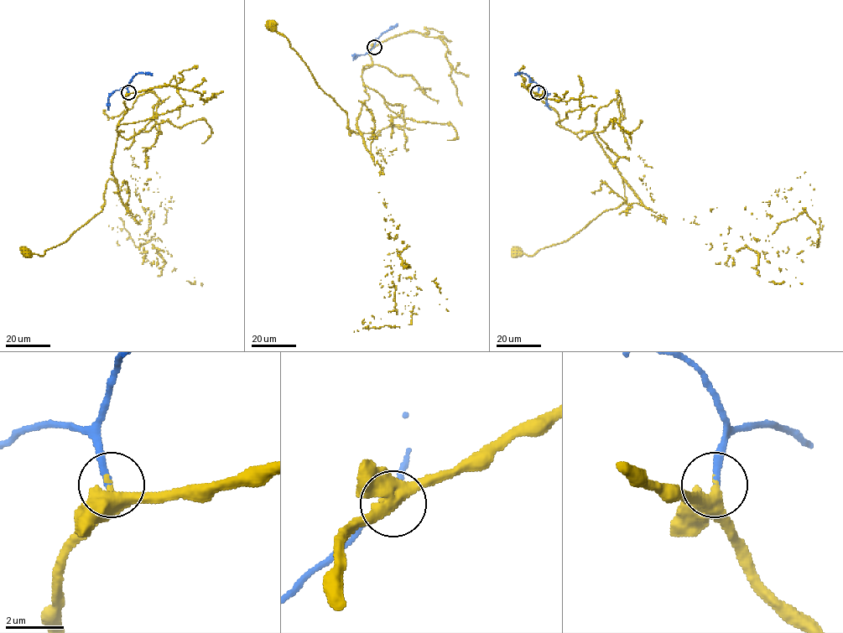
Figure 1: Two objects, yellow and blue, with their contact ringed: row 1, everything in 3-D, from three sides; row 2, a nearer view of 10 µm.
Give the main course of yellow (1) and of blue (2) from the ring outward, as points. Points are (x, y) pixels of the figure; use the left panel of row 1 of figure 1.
1: (128, 92), (102, 208), (43, 256), (26, 254)
2: (128, 92), (130, 80), (137, 73), (152, 75)

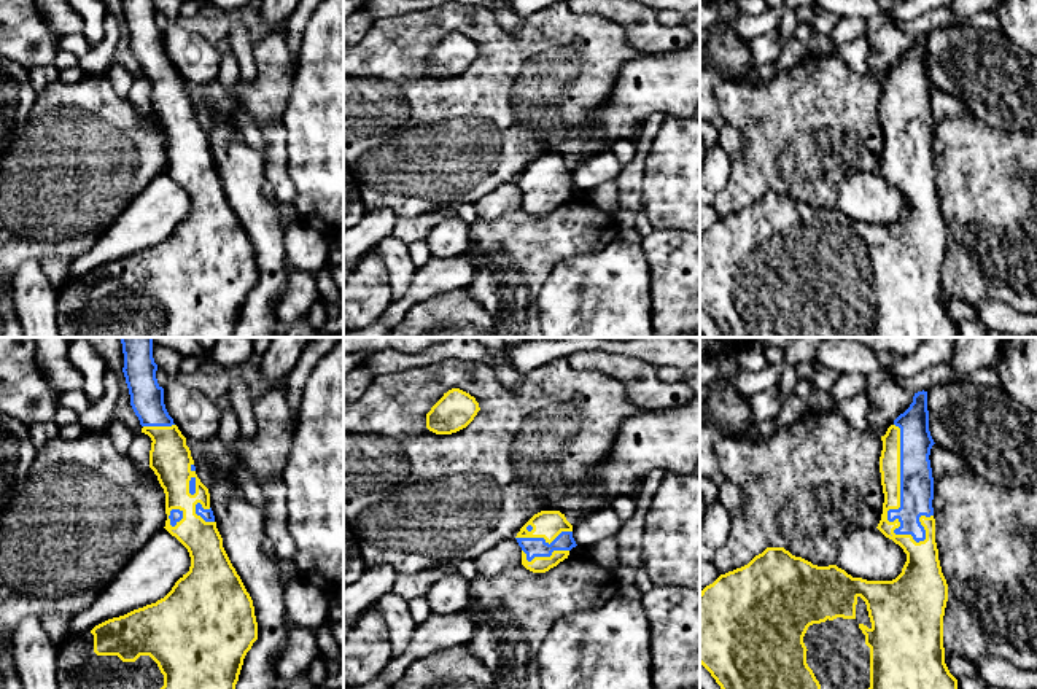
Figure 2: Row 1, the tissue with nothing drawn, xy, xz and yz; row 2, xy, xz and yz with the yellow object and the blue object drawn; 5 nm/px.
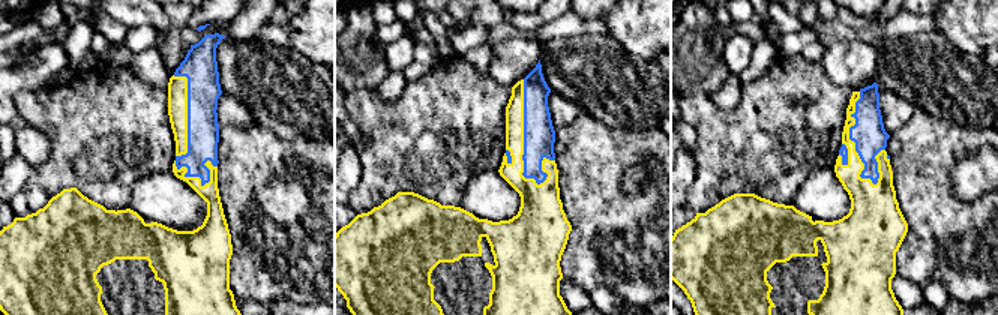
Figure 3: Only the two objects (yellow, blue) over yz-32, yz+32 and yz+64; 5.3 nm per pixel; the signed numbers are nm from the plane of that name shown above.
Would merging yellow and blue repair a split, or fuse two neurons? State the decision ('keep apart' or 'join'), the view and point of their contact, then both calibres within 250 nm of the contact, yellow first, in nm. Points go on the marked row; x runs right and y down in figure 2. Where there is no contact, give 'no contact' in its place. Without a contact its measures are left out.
join | yz (899, 497) | 110/180 nm

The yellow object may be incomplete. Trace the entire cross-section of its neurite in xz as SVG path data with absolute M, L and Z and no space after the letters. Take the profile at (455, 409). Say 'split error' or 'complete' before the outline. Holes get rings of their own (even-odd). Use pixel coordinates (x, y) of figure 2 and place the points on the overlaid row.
complete; M452 388L426 414L426 428L436 434L452 434L466 428L479 411L474 396Z

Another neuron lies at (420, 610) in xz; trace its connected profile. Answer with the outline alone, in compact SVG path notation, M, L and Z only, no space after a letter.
M420 597L417 600L409 600L412 619L417 624L421 624L431 616L431 608L426 597Z

